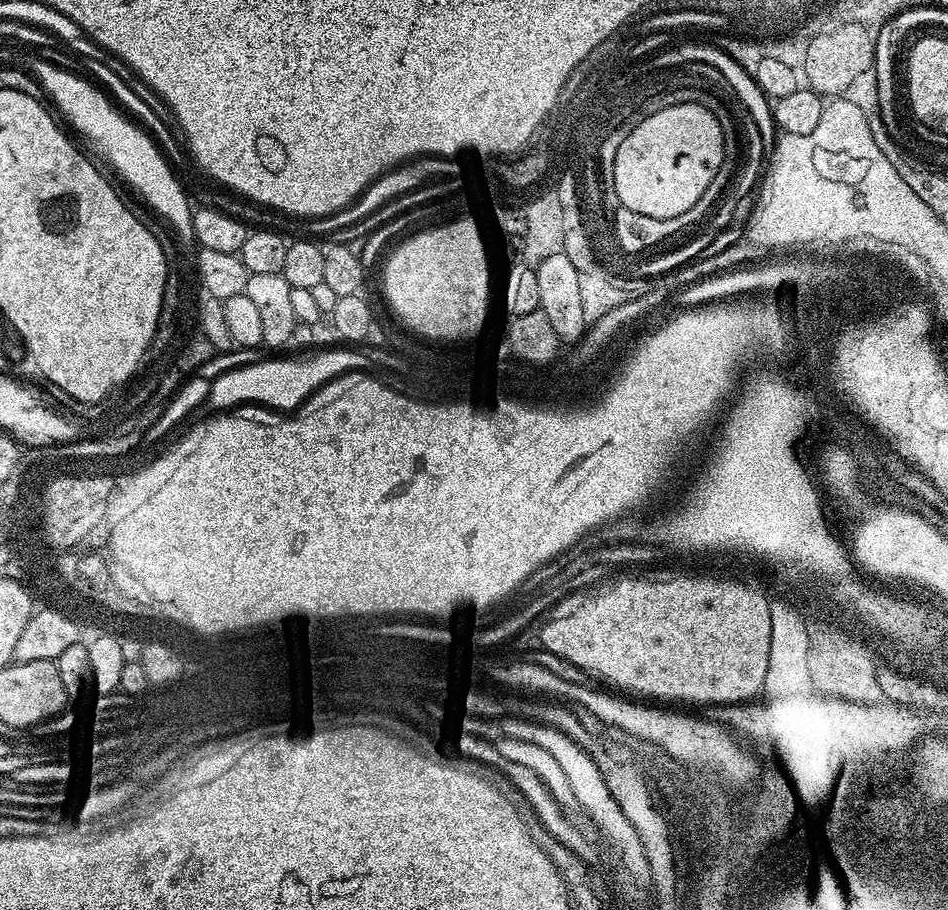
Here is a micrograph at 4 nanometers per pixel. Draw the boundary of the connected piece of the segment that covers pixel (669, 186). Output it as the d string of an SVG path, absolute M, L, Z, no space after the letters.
M688 102L688 104L669 103L666 106L657 107L649 111L640 124L626 134L626 140L622 142L617 150L617 157L614 158L614 179L615 187L618 189L622 203L630 206L634 214L646 215L647 218L665 220L666 218L678 218L678 214L690 210L706 186L714 182L714 174L718 174L722 162L726 159L724 152L725 125L714 118L714 114L703 104Z

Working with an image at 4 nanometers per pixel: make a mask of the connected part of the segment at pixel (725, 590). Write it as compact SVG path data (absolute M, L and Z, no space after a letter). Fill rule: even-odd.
M676 576L673 580L616 580L601 588L592 586L587 590L573 592L560 601L558 609L560 616L549 615L543 621L545 624L539 625L543 651L580 667L588 672L589 677L596 679L597 676L598 679L613 684L613 689L625 688L628 692L637 692L640 696L657 696L660 700L689 700L690 703L702 704L701 706L738 704L761 695L772 646L770 600L744 584L735 584L732 580L711 580L708 576Z

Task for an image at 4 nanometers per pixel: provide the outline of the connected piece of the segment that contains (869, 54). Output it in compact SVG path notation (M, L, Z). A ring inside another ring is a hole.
M837 24L827 32L807 41L805 78L809 89L824 98L840 98L855 80L869 75L876 58L873 29L862 24Z

